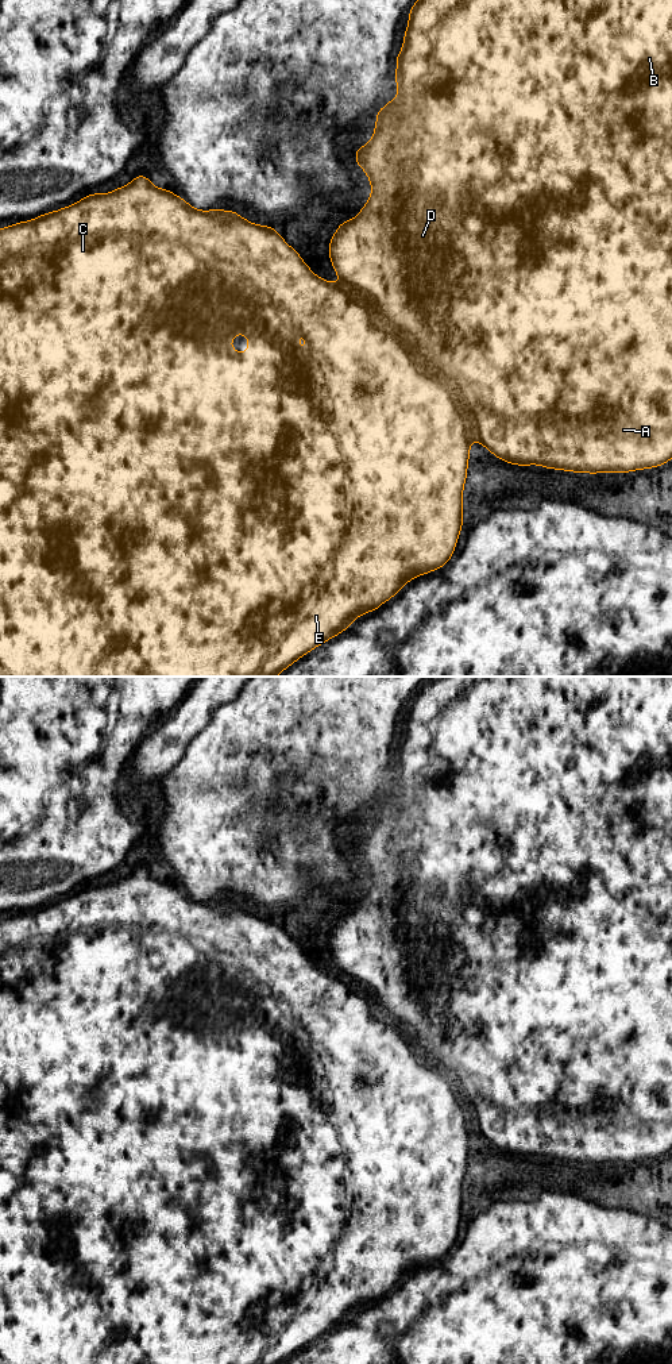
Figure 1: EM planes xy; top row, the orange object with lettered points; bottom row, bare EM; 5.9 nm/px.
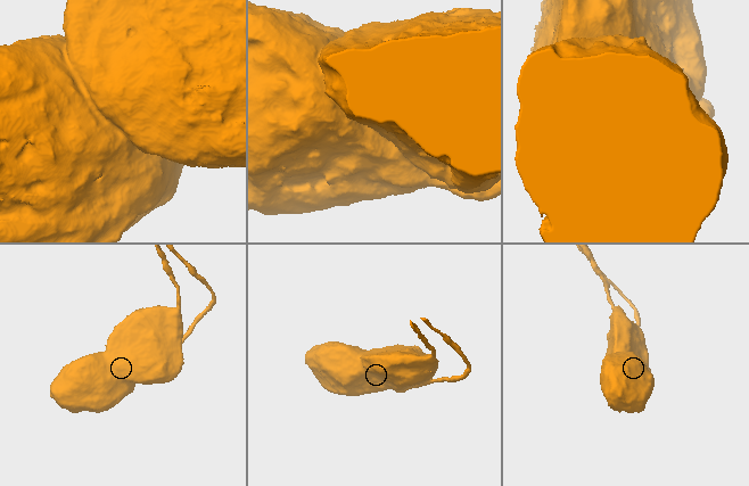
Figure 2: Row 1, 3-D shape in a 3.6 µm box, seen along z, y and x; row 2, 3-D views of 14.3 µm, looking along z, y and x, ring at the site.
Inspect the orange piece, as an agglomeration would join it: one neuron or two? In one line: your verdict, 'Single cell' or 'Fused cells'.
Fused cells

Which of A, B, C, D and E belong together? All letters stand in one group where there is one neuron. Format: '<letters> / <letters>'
A B D / C E

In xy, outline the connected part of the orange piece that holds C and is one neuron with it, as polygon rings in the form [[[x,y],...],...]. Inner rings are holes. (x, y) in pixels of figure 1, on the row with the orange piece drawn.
[[[139,174],[139,176],[136,176],[136,177],[135,177],[135,178],[134,178],[134,180],[132,180],[132,181],[131,181],[131,182],[130,182],[130,184],[128,184],[128,185],[125,185],[125,186],[121,186],[121,188],[117,188],[117,189],[115,189],[115,190],[112,190],[112,192],[109,192],[109,193],[105,193],[105,194],[99,194],[99,193],[90,193],[90,194],[89,194],[89,196],[86,196],[86,197],[84,197],[84,199],[82,199],[82,200],[80,200],[80,201],[77,201],[77,203],[74,203],[74,204],[72,204],[72,205],[69,205],[69,207],[66,207],[66,208],[61,208],[61,209],[58,209],[58,211],[55,211],[55,212],[47,212],[47,213],[43,213],[43,215],[40,215],[40,216],[39,216],[39,217],[36,217],[36,219],[32,219],[32,220],[28,220],[28,221],[19,221],[19,223],[16,223],[16,224],[13,224],[13,226],[9,226],[9,227],[3,227],[3,228],[1,228],[1,230],[0,230],[0,677],[277,677],[277,675],[278,675],[278,674],[279,674],[279,673],[281,673],[281,671],[282,671],[282,670],[286,670],[286,668],[287,668],[287,667],[289,667],[289,666],[291,666],[291,664],[293,664],[293,663],[294,663],[294,662],[296,662],[296,660],[298,660],[298,659],[300,659],[300,658],[302,658],[302,656],[304,656],[304,655],[306,655],[306,654],[308,654],[308,652],[310,652],[310,651],[312,651],[312,650],[314,650],[314,648],[316,648],[316,647],[318,647],[318,646],[320,646],[320,644],[323,644],[323,643],[325,643],[325,641],[327,641],[327,640],[329,640],[329,639],[332,639],[332,637],[335,637],[335,636],[336,636],[336,635],[339,635],[339,633],[341,633],[341,632],[344,632],[344,631],[345,631],[345,629],[347,629],[347,628],[348,628],[348,627],[349,627],[349,625],[351,625],[351,624],[352,624],[352,621],[354,621],[354,620],[355,620],[355,619],[358,619],[358,617],[359,617],[359,616],[362,616],[362,614],[366,614],[366,613],[367,613],[367,612],[374,612],[374,610],[376,610],[376,609],[378,609],[378,608],[379,608],[379,606],[381,606],[381,605],[382,605],[382,604],[383,604],[383,602],[386,602],[386,601],[389,601],[389,600],[390,600],[390,598],[391,598],[391,597],[394,597],[394,596],[395,596],[395,594],[398,594],[398,593],[399,593],[399,590],[401,590],[401,589],[402,589],[402,587],[403,587],[403,586],[405,586],[405,585],[406,585],[406,583],[408,583],[408,582],[409,582],[409,581],[412,581],[412,579],[413,579],[413,578],[416,578],[416,577],[420,577],[420,575],[424,575],[424,574],[428,574],[428,573],[432,573],[432,571],[433,571],[433,570],[437,570],[437,569],[440,569],[440,567],[443,567],[443,566],[444,566],[444,565],[447,565],[447,563],[448,563],[448,562],[449,562],[449,559],[451,559],[451,556],[452,556],[452,554],[453,554],[453,551],[455,551],[455,547],[456,547],[456,543],[457,543],[457,540],[459,540],[459,532],[460,532],[460,529],[461,529],[461,528],[463,528],[463,505],[461,505],[461,500],[463,500],[463,488],[464,488],[464,483],[466,483],[466,479],[467,479],[467,467],[468,467],[468,459],[470,459],[470,446],[471,446],[471,442],[472,442],[472,440],[474,440],[474,439],[475,439],[475,436],[476,436],[476,431],[478,431],[478,420],[476,420],[476,417],[475,417],[475,415],[474,415],[474,412],[472,412],[472,409],[471,409],[471,406],[470,406],[470,405],[468,405],[468,404],[467,404],[467,401],[466,401],[466,398],[464,398],[464,396],[463,396],[463,394],[461,394],[461,392],[460,392],[460,390],[459,390],[459,388],[457,388],[457,386],[456,386],[456,384],[455,384],[455,382],[453,382],[453,381],[452,381],[452,379],[451,379],[451,378],[449,378],[449,377],[448,377],[448,375],[445,375],[445,374],[444,374],[444,373],[441,373],[441,371],[440,371],[440,370],[437,370],[437,369],[436,369],[436,367],[435,367],[435,365],[433,365],[433,363],[430,363],[430,362],[429,362],[429,361],[428,361],[428,357],[426,357],[426,355],[424,355],[424,357],[422,357],[422,358],[418,358],[418,357],[417,357],[417,354],[416,354],[416,348],[414,348],[414,340],[413,340],[413,339],[412,339],[412,338],[410,338],[410,336],[409,336],[409,335],[406,335],[406,334],[405,334],[405,332],[402,332],[402,331],[399,331],[399,330],[398,330],[398,328],[397,328],[397,327],[395,327],[395,325],[394,325],[394,324],[391,324],[391,323],[390,323],[390,321],[389,321],[389,320],[387,320],[387,319],[386,319],[386,317],[385,317],[385,316],[383,316],[383,315],[382,315],[382,312],[381,312],[381,309],[379,309],[379,307],[378,307],[378,303],[376,303],[376,301],[375,301],[375,300],[374,300],[374,298],[372,298],[372,297],[370,297],[370,296],[366,296],[366,294],[363,294],[363,293],[358,293],[358,292],[356,292],[356,290],[355,290],[355,289],[349,289],[349,288],[347,288],[347,286],[344,286],[344,285],[341,285],[341,284],[333,284],[333,282],[329,282],[329,281],[325,281],[325,280],[323,280],[323,278],[320,278],[320,277],[317,277],[317,276],[316,276],[316,274],[314,274],[314,273],[313,273],[313,271],[312,271],[312,270],[310,270],[310,269],[309,269],[309,266],[308,266],[308,265],[306,265],[306,263],[305,263],[305,262],[304,262],[304,261],[302,261],[302,258],[301,258],[301,257],[300,257],[300,254],[298,254],[298,253],[297,253],[297,251],[296,251],[296,250],[294,250],[294,248],[293,248],[293,247],[290,247],[290,246],[289,246],[289,244],[287,244],[287,243],[286,243],[286,242],[285,242],[285,240],[283,240],[283,238],[282,238],[282,236],[281,236],[281,235],[279,235],[279,234],[278,234],[278,232],[277,232],[277,230],[274,230],[274,228],[273,228],[273,227],[267,227],[267,226],[258,226],[258,224],[254,224],[254,223],[251,223],[251,221],[248,221],[248,220],[246,220],[246,219],[243,219],[243,217],[242,217],[242,216],[240,216],[240,215],[239,215],[239,213],[236,213],[236,212],[235,212],[235,211],[228,211],[228,209],[224,209],[224,211],[219,211],[219,209],[211,209],[211,211],[198,211],[198,209],[196,209],[196,208],[193,208],[193,207],[192,207],[192,205],[190,205],[190,204],[188,204],[188,203],[186,203],[186,201],[185,201],[185,199],[182,199],[182,197],[178,197],[178,196],[177,196],[177,194],[174,194],[174,193],[173,193],[173,192],[170,192],[170,190],[167,190],[167,189],[159,189],[159,188],[157,188],[157,186],[154,186],[154,185],[152,185],[152,184],[151,184],[151,182],[150,182],[150,180],[148,180],[148,178],[147,178],[147,177],[146,177],[146,176],[144,176],[144,174]],[[298,332],[301,332],[301,334],[302,334],[302,335],[304,335],[304,338],[305,338],[305,339],[306,339],[306,342],[308,342],[308,348],[306,348],[306,350],[302,350],[302,348],[301,348],[301,347],[300,347],[300,346],[298,346],[298,340],[297,340],[297,334],[298,334]],[[237,334],[244,334],[244,335],[246,335],[246,336],[247,336],[247,339],[248,339],[248,351],[247,351],[247,352],[236,352],[236,351],[235,351],[235,350],[233,350],[233,348],[232,348],[232,344],[231,344],[231,340],[232,340],[232,339],[233,339],[233,338],[235,338],[235,336],[236,336],[236,335],[237,335]]]

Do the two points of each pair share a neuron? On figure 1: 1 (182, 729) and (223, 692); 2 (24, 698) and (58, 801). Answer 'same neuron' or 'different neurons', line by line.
1: same neuron
2: same neuron

